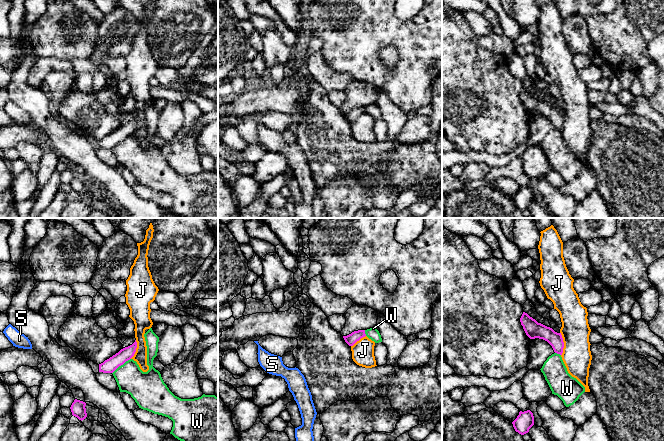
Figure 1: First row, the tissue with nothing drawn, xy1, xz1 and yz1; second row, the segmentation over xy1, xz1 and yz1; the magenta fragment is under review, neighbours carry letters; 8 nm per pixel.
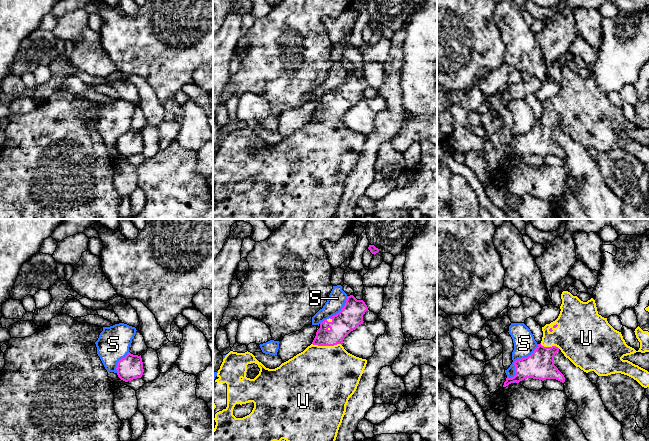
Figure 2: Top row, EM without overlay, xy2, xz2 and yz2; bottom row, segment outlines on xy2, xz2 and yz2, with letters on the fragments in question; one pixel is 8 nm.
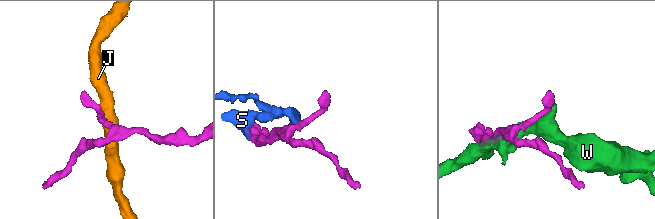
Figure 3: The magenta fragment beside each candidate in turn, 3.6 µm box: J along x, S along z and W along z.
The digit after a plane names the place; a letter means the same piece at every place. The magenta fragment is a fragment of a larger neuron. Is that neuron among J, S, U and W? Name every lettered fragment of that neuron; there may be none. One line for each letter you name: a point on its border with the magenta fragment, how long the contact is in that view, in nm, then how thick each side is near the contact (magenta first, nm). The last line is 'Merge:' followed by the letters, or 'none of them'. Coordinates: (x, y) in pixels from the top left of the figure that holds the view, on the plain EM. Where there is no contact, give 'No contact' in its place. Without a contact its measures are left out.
U: Touches magenta at xz2 (327, 121). Shared border 240 nm. Thickness 180 nm (magenta) against 500 nm
Merge: U

